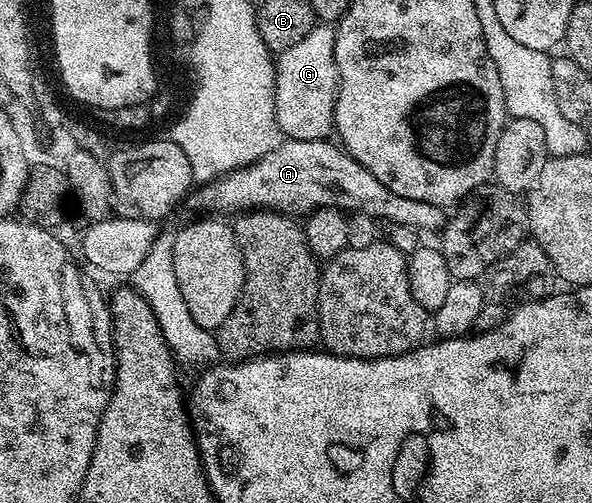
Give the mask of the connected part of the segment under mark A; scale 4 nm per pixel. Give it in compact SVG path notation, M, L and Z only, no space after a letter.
M286 139L259 161L230 170L223 177L202 185L198 189L201 191L197 194L197 202L205 209L202 211L219 210L217 212L221 214L264 209L277 210L290 216L303 216L319 207L335 207L343 212L357 212L421 230L435 232L444 227L447 214L442 207L396 196L340 145L332 142L330 139Z

